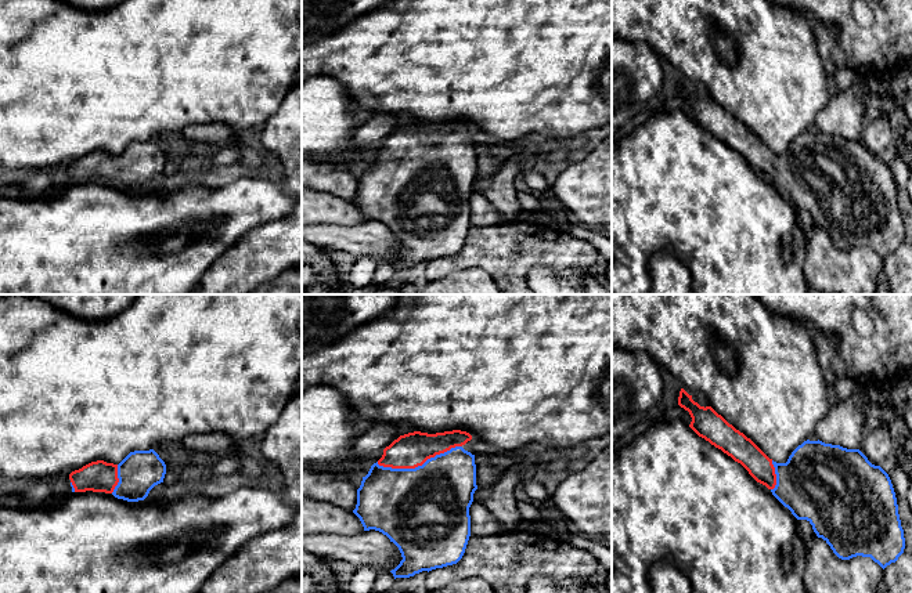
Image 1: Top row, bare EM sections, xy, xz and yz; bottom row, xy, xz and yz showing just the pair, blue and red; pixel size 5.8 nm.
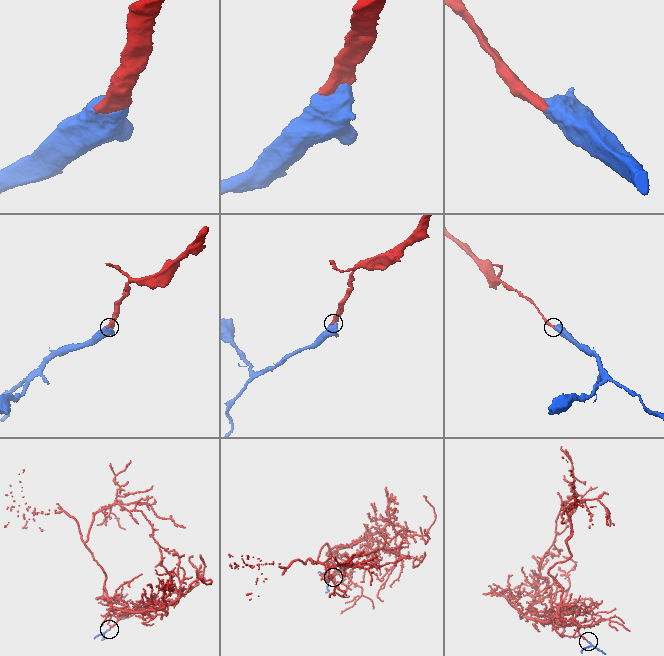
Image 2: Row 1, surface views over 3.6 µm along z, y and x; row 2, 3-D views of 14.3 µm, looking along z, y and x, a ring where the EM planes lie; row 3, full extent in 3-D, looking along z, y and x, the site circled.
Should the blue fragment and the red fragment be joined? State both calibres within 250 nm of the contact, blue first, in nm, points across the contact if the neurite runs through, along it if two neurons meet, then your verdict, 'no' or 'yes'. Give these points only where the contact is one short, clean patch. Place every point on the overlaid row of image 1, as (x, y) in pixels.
480/200 nm | yes

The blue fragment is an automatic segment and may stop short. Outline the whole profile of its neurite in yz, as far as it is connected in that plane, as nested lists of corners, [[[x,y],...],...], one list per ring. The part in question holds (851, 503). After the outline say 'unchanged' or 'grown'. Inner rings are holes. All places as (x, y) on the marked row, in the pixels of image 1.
[[[684,388],[680,391],[678,405],[689,412],[689,427],[699,437],[740,463],[797,520],[807,520],[817,536],[822,538],[839,558],[870,557],[884,570],[904,553],[904,529],[891,480],[859,449],[807,440],[792,452],[786,463],[776,463],[711,406],[704,408],[695,402]]]; grown

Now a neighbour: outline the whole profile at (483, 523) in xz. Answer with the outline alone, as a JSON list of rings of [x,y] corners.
[[[472,502],[469,516],[472,536],[493,536],[507,532],[507,528],[500,524],[494,514],[479,502]]]

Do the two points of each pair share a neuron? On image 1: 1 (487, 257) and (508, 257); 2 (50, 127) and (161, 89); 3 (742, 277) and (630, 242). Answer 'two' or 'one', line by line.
1: one
2: one
3: one

